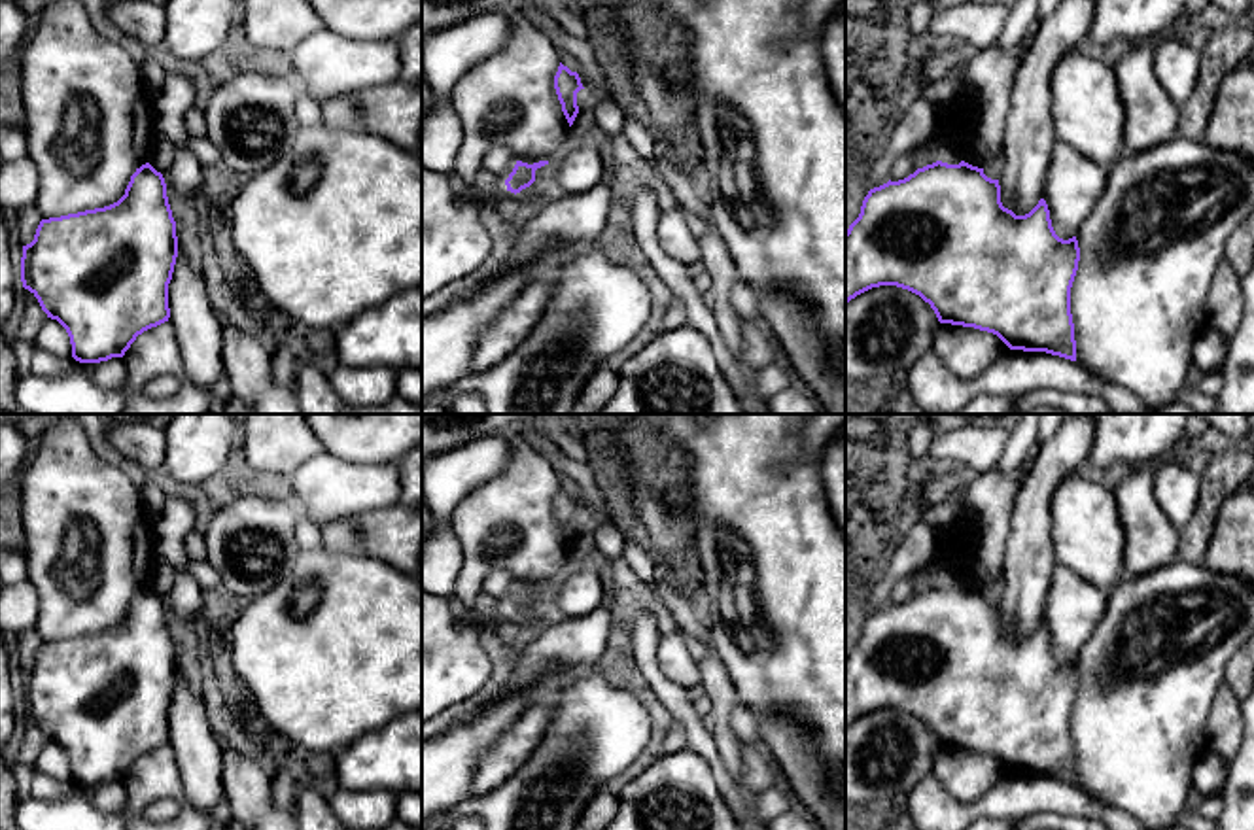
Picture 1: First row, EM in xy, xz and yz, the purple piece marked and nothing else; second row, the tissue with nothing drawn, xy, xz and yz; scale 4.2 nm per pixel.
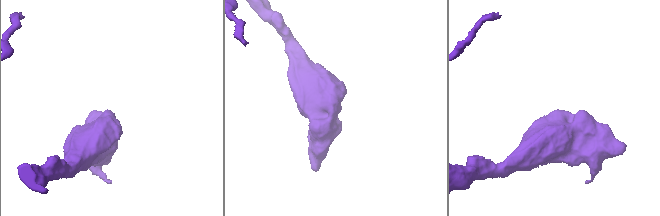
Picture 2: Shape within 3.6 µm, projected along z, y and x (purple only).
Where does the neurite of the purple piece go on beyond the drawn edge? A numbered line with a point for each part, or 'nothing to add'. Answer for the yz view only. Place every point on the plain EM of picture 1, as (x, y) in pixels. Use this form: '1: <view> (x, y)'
nothing to add

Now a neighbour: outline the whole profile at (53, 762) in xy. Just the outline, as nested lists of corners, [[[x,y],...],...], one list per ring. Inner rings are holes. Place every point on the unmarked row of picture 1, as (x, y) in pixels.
[[[45,743],[34,768],[59,783],[72,783],[70,760],[57,743]]]

